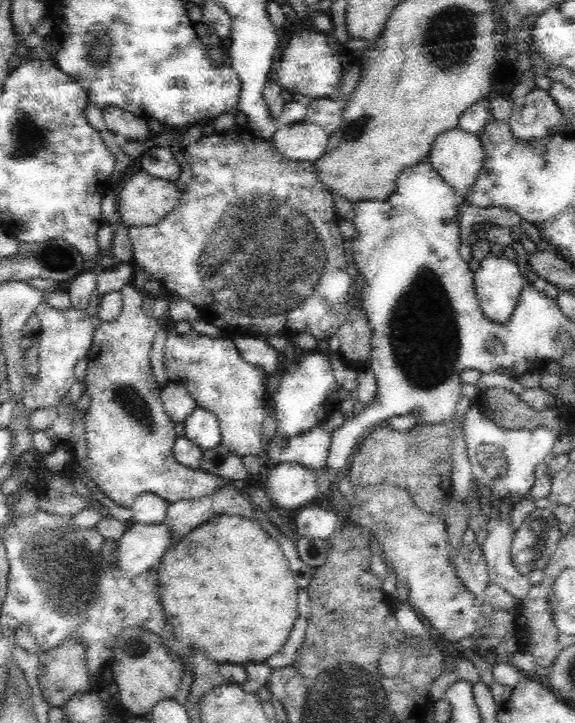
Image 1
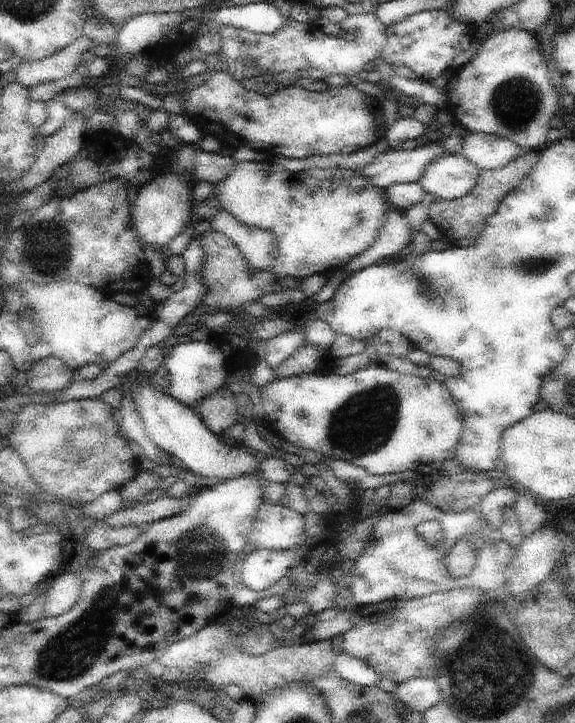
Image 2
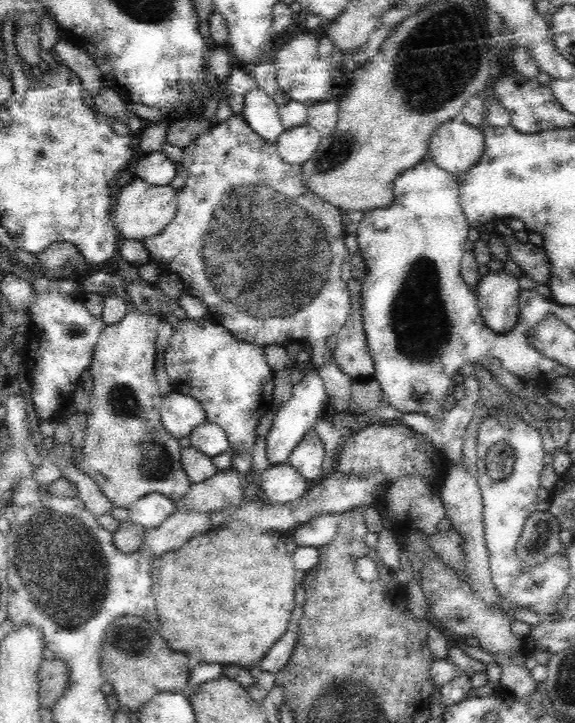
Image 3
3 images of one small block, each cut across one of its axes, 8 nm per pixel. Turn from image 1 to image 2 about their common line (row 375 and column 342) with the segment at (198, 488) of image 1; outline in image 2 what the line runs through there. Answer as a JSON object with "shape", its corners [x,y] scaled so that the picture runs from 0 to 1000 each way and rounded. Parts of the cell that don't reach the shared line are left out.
{"shape":[[[372,97],[358,113],[329,129],[329,133],[317,134],[322,138],[320,158],[348,177],[353,187],[365,184],[365,188],[376,188],[395,209],[431,202],[473,220],[480,216],[536,219],[546,213],[612,213],[654,199],[673,183],[663,140],[612,118],[570,120],[565,127],[543,127],[508,118],[473,130],[452,131],[423,120],[400,98]]]}

